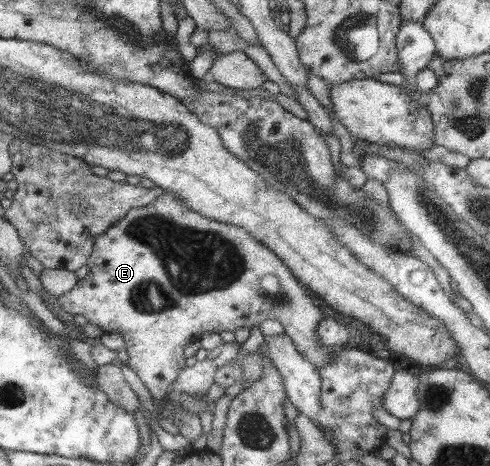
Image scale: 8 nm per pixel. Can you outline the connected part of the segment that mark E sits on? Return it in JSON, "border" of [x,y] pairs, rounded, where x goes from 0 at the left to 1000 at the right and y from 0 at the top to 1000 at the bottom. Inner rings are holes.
{"border":[[[333,414],[322,421],[318,429],[306,433],[298,442],[284,446],[263,448],[237,481],[224,485],[214,498],[208,498],[198,513],[188,517],[188,547],[182,549],[182,560],[176,573],[182,573],[184,590],[173,592],[167,599],[157,599],[157,607],[149,620],[143,620],[137,629],[116,639],[118,655],[137,674],[165,678],[178,693],[200,700],[210,717],[237,715],[253,727],[251,747],[261,760],[261,777],[257,785],[265,790],[273,805],[286,811],[286,818],[300,830],[310,856],[312,867],[318,871],[320,882],[329,882],[331,863],[335,863],[335,850],[345,837],[347,822],[359,813],[363,800],[369,800],[376,792],[376,745],[392,723],[404,723],[408,715],[435,715],[449,717],[449,710],[478,712],[482,704],[506,704],[512,700],[529,700],[535,689],[543,685],[559,685],[567,689],[576,704],[580,704],[580,717],[598,732],[598,740],[606,749],[606,758],[631,777],[647,792],[661,790],[671,779],[676,760],[690,749],[682,742],[655,745],[651,740],[647,719],[647,700],[657,689],[657,672],[649,667],[649,659],[641,659],[637,642],[616,624],[616,616],[604,607],[604,599],[596,603],[596,588],[576,564],[573,554],[563,556],[565,545],[555,539],[547,539],[547,532],[539,530],[527,515],[518,515],[518,506],[510,506],[494,485],[478,485],[473,481],[461,481],[461,476],[445,476],[433,472],[433,468],[416,466],[396,451],[388,451],[384,442],[376,442],[359,421],[351,416]]]}

